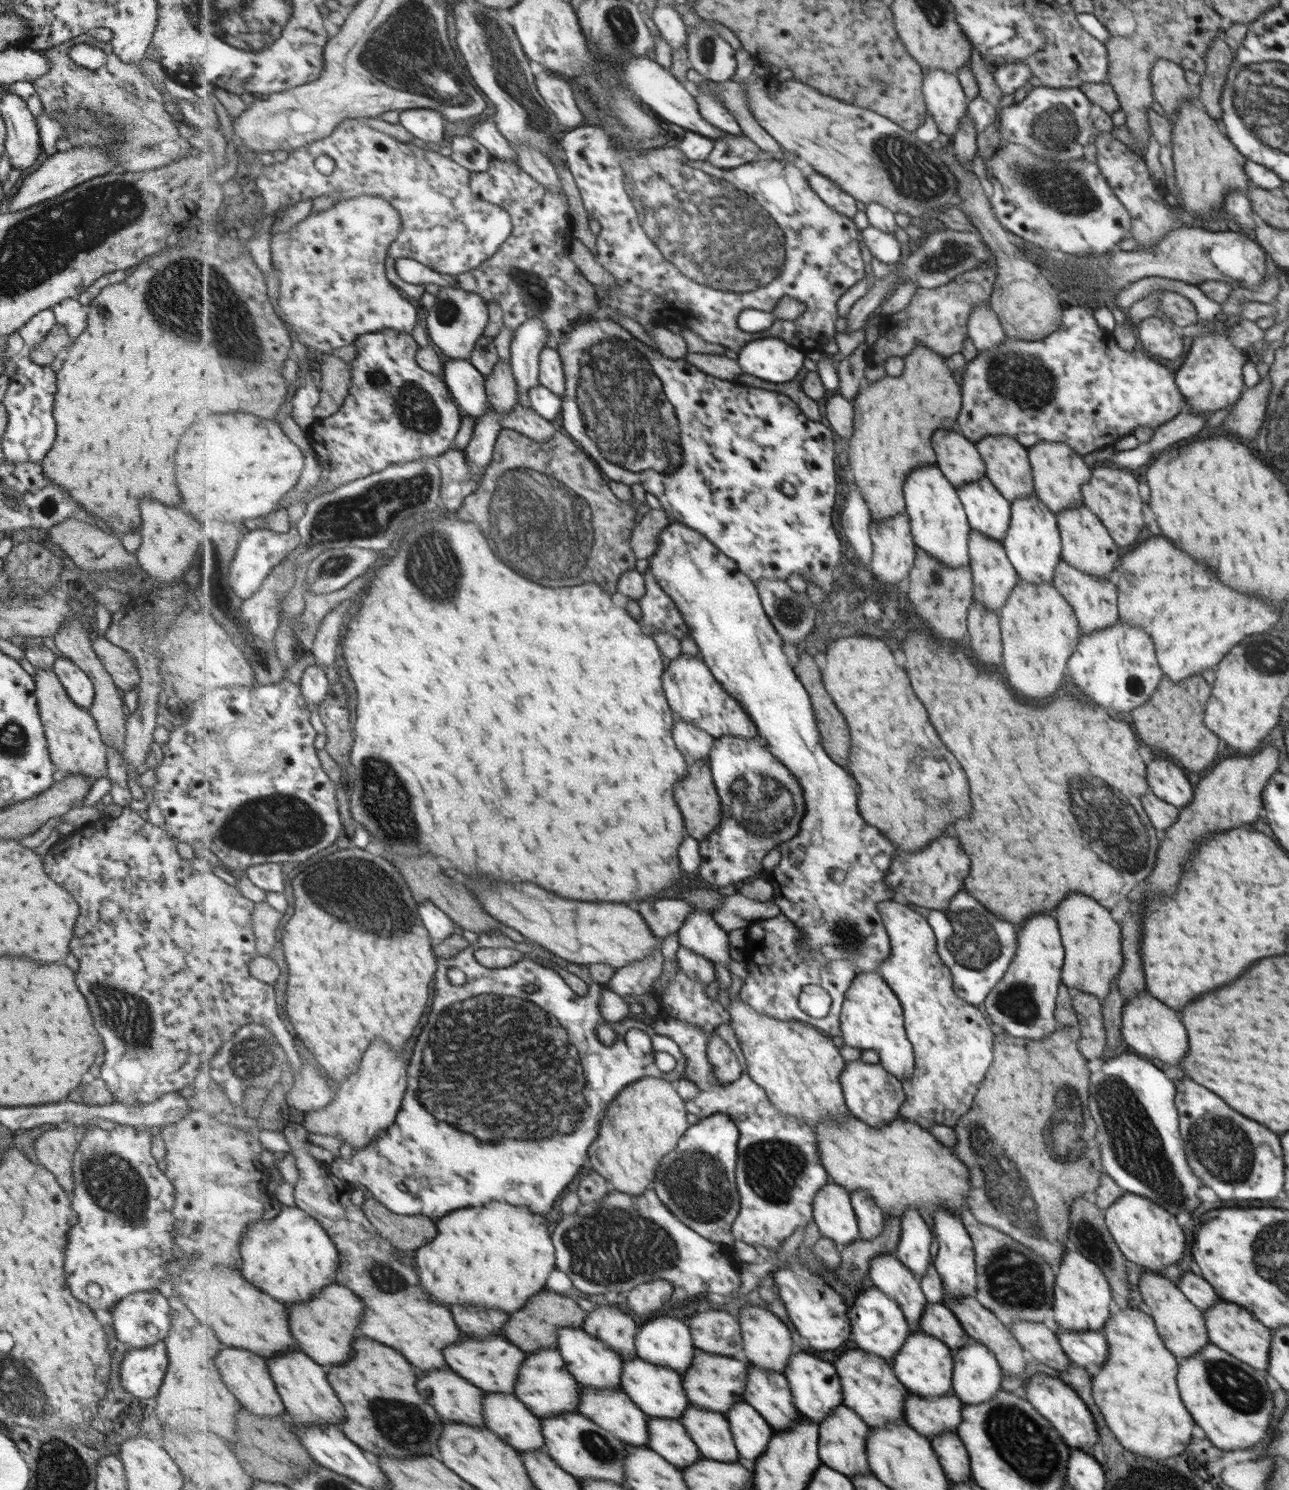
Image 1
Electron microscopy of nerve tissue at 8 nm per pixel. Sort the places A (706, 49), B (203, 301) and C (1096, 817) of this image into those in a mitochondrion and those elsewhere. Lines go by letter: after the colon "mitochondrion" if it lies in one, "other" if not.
A: mitochondrion
B: mitochondrion
C: mitochondrion

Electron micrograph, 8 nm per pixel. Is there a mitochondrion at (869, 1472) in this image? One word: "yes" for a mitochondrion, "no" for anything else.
no

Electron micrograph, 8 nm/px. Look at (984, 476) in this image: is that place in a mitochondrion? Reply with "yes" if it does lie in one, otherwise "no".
no

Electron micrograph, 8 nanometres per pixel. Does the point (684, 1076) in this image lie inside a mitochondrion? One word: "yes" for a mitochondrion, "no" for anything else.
no

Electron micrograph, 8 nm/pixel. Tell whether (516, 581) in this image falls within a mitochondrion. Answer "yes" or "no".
yes

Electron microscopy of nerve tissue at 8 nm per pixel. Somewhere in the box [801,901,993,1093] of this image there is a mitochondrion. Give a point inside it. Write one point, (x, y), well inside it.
(845, 934)

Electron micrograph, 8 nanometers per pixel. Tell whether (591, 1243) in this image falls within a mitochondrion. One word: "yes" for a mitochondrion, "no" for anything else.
yes

